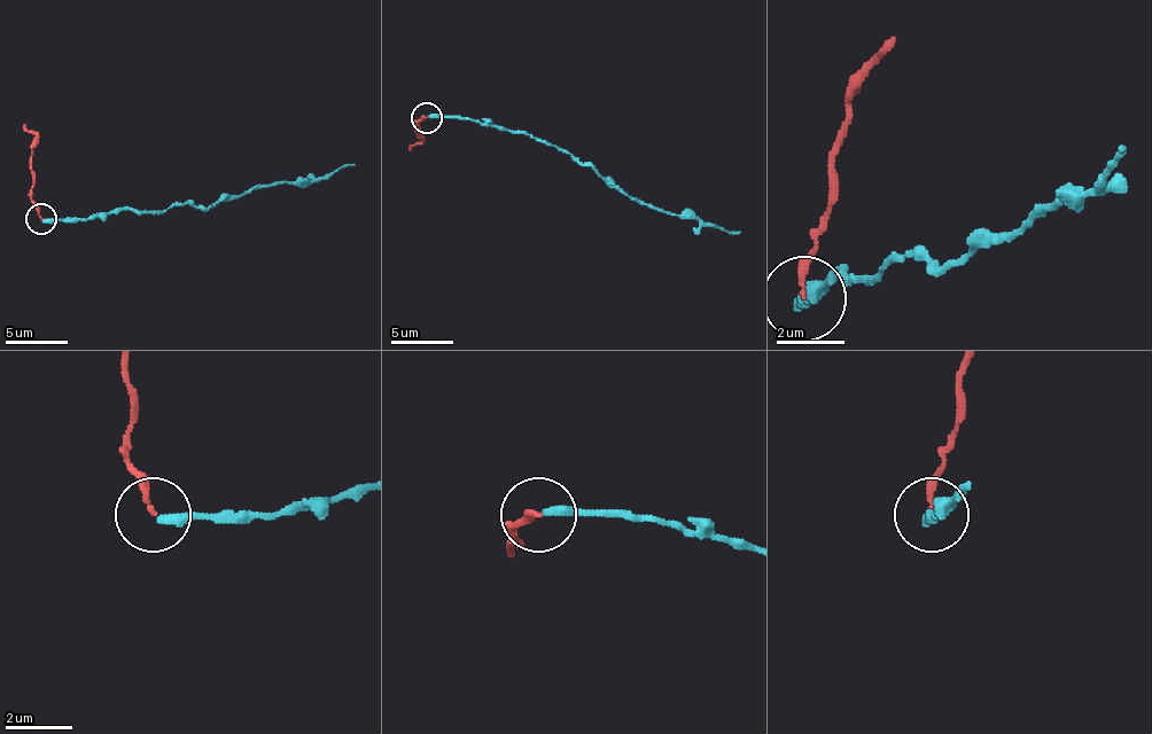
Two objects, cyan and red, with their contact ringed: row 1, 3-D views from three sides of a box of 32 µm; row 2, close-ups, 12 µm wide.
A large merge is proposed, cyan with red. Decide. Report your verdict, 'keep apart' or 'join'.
keep apart

